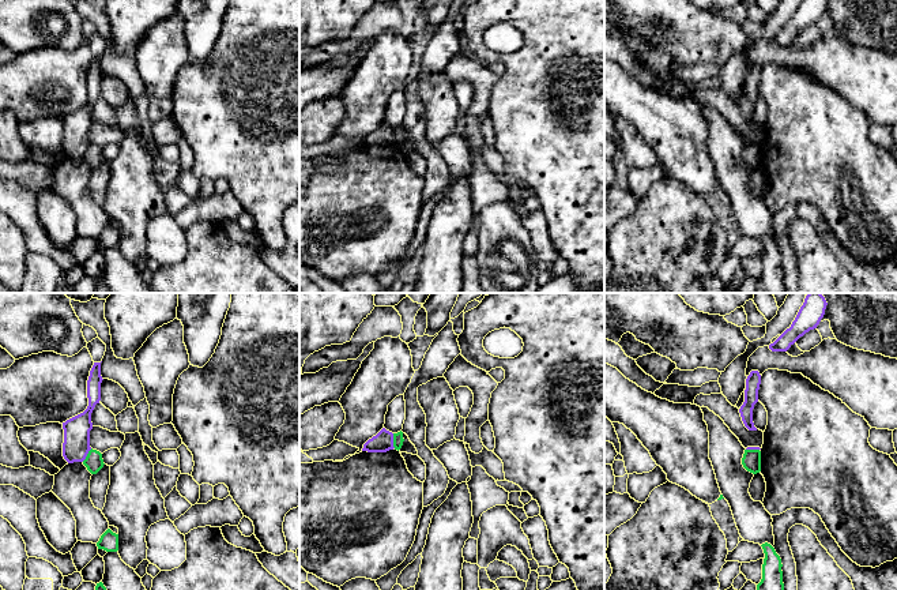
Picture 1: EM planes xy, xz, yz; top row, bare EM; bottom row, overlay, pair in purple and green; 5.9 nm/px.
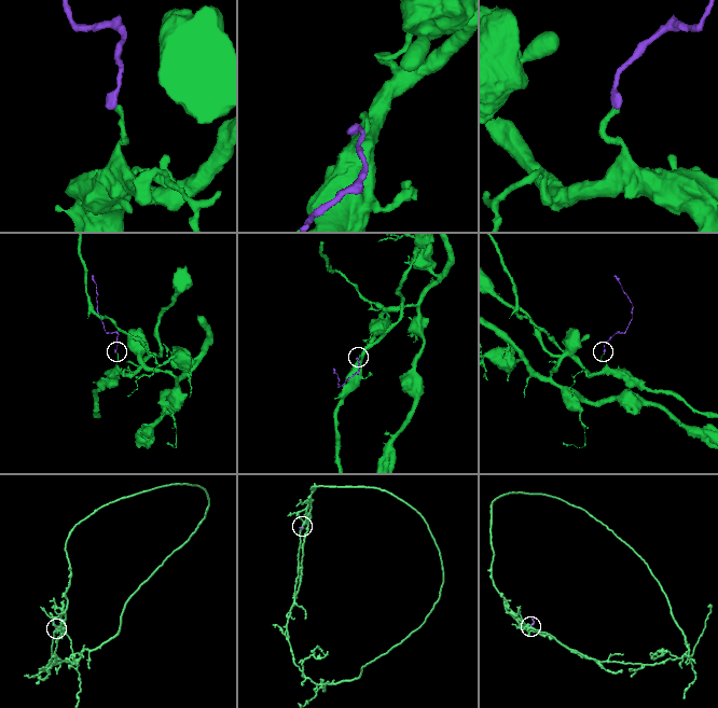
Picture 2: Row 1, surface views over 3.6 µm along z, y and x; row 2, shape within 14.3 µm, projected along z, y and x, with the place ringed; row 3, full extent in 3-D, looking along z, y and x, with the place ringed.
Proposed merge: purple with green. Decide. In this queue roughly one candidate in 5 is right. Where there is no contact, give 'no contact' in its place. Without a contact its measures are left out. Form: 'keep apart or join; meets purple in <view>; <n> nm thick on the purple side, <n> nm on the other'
keep apart; meets purple in xz; 120 nm thick on the purple side, 60 nm on the other

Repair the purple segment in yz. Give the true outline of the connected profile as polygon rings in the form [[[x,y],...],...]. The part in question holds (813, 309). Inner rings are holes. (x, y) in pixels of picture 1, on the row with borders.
[[[809,293],[791,327],[787,328],[773,343],[772,352],[787,352],[800,337],[817,328],[825,315],[826,300],[821,293]]]

